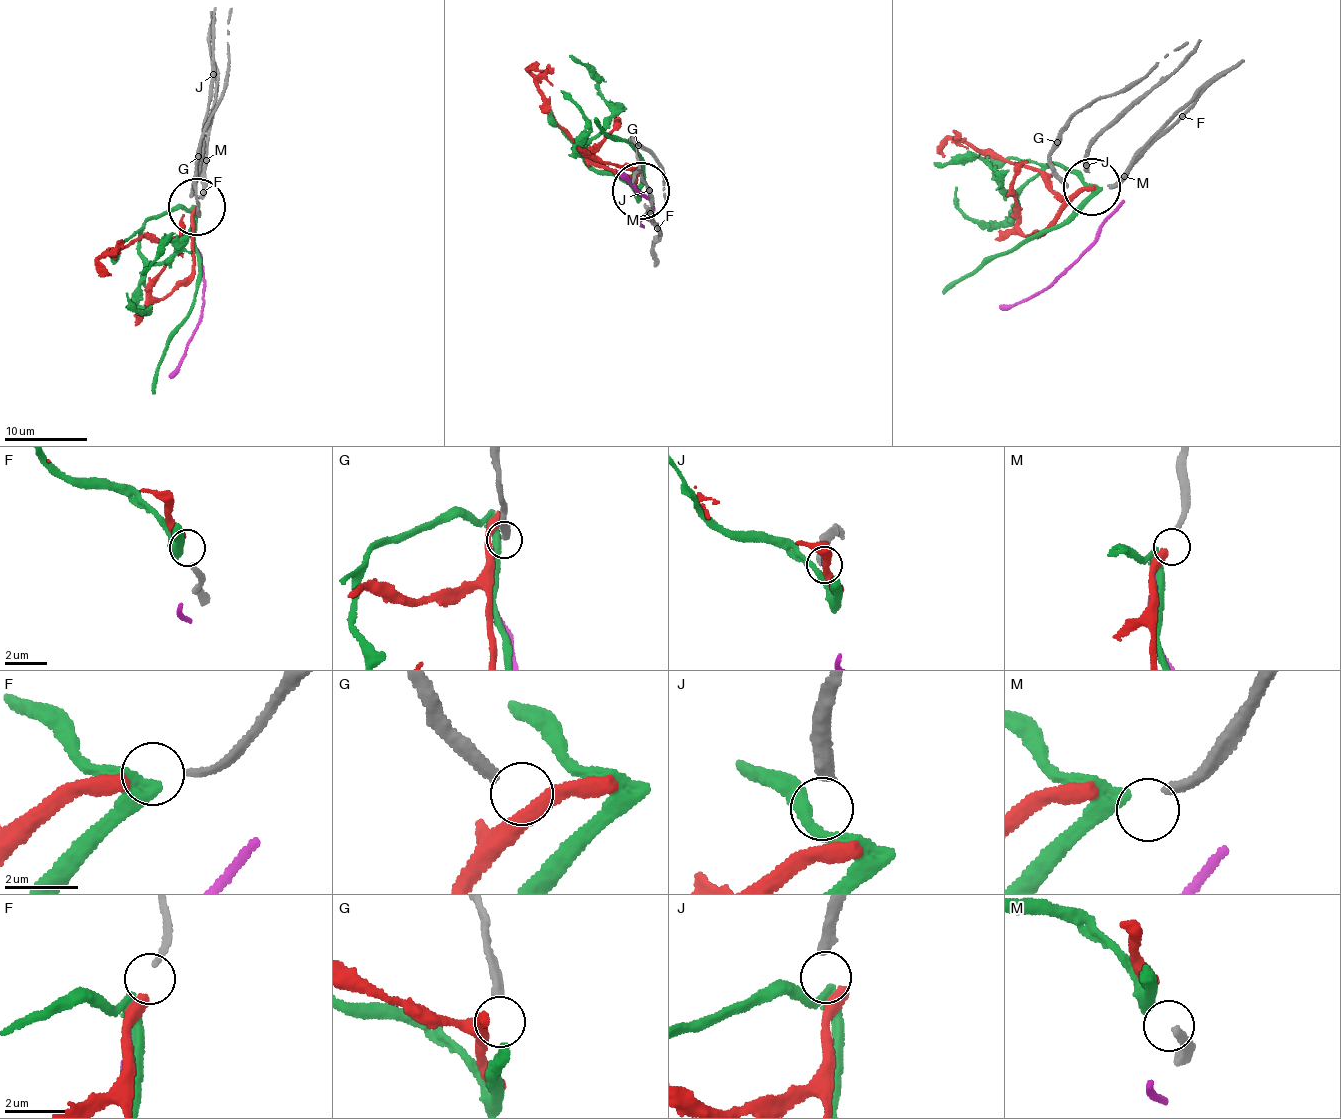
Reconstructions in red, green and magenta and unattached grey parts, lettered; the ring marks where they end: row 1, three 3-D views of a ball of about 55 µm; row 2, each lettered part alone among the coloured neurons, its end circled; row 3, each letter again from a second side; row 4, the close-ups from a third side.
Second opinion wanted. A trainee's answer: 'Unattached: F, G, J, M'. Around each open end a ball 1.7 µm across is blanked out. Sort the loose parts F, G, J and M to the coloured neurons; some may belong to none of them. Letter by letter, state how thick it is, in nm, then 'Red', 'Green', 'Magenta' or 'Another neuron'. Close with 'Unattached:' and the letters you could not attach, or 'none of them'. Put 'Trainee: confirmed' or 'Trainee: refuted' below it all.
F: Thickness 220 nm. Another neuron
G: Thickness 360 nm. Another neuron
J: Thickness 380 nm. Another neuron
M: Thickness 280 nm. Another neuron
Unattached: F, G, J, M
Trainee: confirmed

